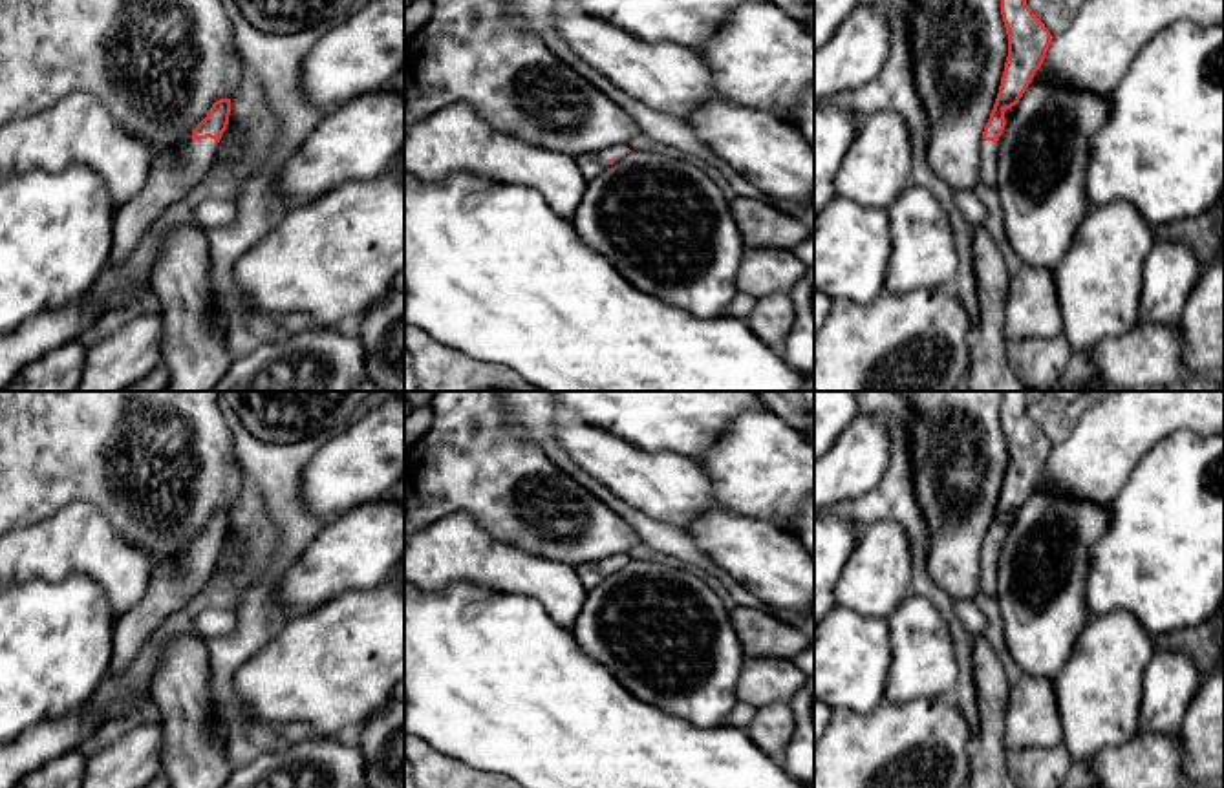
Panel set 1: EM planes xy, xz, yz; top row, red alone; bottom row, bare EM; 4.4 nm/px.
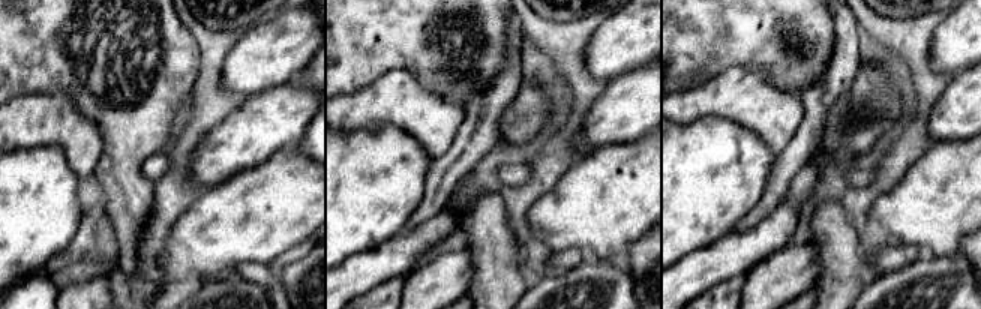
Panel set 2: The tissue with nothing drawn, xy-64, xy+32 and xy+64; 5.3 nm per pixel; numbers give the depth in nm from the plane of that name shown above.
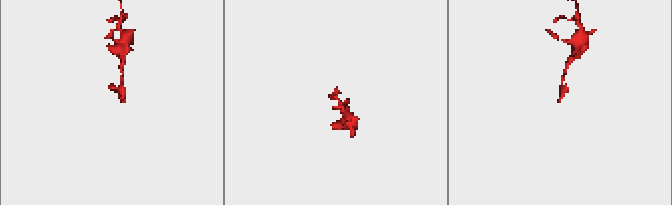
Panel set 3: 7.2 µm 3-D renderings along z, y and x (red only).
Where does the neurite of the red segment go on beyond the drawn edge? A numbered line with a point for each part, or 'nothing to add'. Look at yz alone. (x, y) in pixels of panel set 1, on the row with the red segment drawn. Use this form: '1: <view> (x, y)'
1: yz (988, 149)

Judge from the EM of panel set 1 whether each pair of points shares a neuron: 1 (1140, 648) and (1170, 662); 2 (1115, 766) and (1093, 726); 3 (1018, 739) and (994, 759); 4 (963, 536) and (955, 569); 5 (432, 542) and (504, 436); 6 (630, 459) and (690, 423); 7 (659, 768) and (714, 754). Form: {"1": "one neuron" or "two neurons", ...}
{"1": "two neurons", "2": "two neurons", "3": "two neurons", "4": "one neuron", "5": "two neurons", "6": "two neurons", "7": "one neuron"}

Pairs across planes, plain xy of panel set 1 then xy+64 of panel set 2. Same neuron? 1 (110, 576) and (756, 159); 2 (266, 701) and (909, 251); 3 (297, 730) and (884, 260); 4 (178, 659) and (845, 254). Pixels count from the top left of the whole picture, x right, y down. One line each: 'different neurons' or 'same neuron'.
1: different neurons
2: different neurons
3: same neuron
4: same neuron

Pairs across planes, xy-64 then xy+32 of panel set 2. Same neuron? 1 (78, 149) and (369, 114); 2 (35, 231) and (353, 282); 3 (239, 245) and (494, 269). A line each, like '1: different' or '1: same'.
1: same
2: different
3: different

